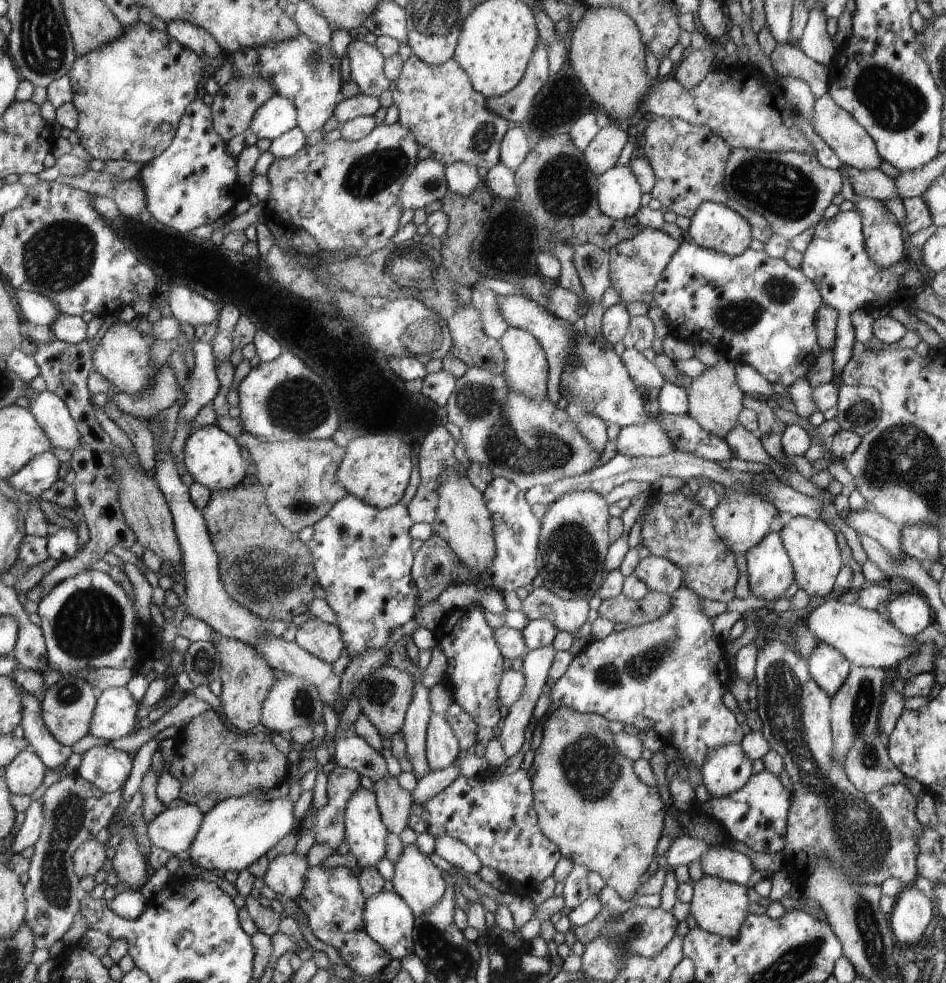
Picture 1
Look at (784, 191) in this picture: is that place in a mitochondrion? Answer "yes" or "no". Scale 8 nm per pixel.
yes

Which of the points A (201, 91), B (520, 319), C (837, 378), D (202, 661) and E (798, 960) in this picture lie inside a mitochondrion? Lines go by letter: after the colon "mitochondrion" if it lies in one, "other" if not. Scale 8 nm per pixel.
A: other
B: other
C: other
D: mitochondrion
E: mitochondrion

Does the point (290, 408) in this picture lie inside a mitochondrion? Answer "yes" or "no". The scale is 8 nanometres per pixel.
yes

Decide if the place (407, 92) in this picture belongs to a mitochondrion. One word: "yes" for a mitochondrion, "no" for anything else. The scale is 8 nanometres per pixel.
no

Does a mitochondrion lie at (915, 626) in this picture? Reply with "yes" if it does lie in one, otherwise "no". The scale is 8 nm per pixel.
no

